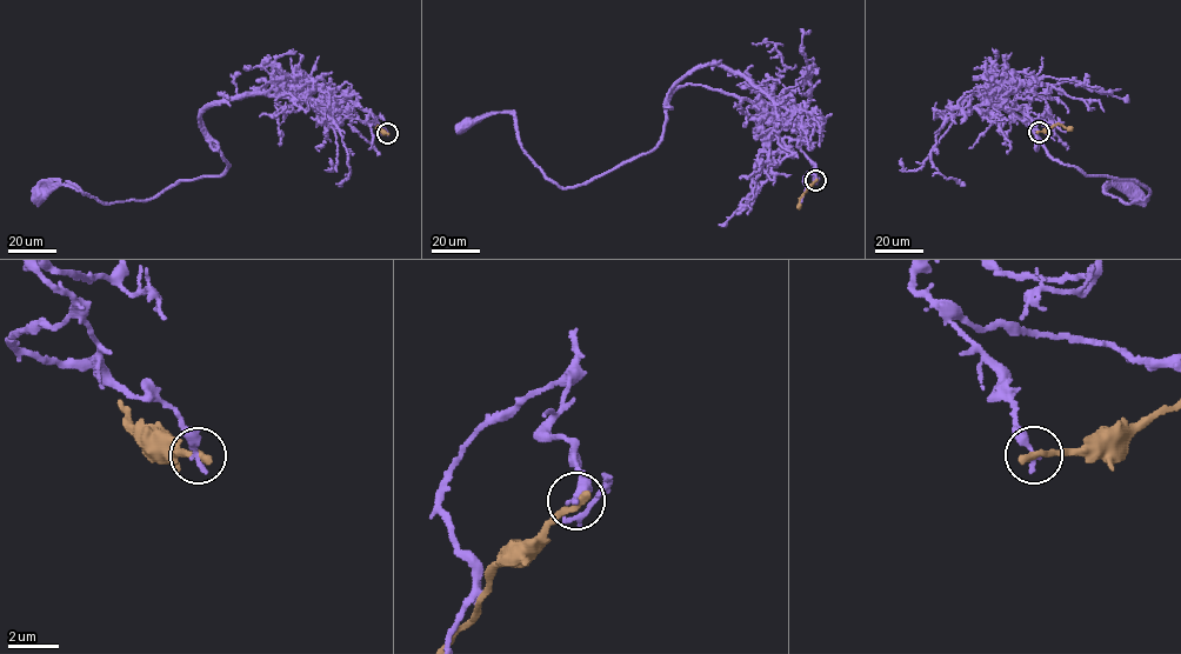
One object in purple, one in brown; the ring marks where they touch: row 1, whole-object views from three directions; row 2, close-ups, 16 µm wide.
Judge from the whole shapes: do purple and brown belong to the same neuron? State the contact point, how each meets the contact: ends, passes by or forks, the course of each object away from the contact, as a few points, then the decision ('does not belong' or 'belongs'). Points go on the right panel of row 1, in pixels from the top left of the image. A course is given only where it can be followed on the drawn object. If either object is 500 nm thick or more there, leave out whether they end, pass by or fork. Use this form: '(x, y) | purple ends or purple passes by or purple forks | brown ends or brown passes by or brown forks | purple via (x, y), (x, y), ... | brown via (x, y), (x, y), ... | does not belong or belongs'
(1039, 132) | purple ends | brown ends | purple via (1039, 132), (1025, 105), (983, 94), (1054, 160), (1149, 192), (1131, 204), (1106, 194), (1111, 185), (1136, 194) | brown via (1039, 132), (1058, 124), (1072, 129) | does not belong

